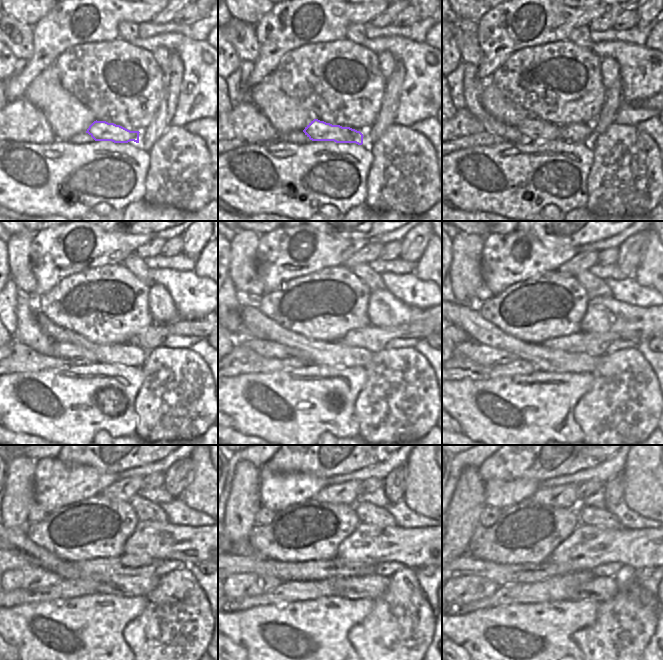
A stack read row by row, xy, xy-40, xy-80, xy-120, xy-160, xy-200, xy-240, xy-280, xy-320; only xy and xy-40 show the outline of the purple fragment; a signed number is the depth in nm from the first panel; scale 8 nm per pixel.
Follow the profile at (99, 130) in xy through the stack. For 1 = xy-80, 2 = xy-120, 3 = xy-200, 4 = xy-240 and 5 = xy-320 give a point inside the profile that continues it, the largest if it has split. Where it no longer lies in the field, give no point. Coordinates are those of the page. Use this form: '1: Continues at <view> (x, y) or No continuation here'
1: Continues at xy-80 (535, 129)
2: Continues at xy-120 (40, 343)
3: Continues at xy-200 (481, 354)
4: Continues at xy-240 (30, 578)
5: Continues at xy-320 (462, 590).

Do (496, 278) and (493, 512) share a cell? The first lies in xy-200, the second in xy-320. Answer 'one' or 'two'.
two

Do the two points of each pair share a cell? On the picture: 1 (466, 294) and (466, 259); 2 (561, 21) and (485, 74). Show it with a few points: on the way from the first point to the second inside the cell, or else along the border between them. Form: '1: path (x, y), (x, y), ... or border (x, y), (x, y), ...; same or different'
1: path (466, 285), (466, 268); same
2: path (541, 34), (528, 42), (512, 42), (500, 54); same

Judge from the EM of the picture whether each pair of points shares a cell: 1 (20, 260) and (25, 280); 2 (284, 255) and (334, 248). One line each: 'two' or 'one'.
1: two
2: one

